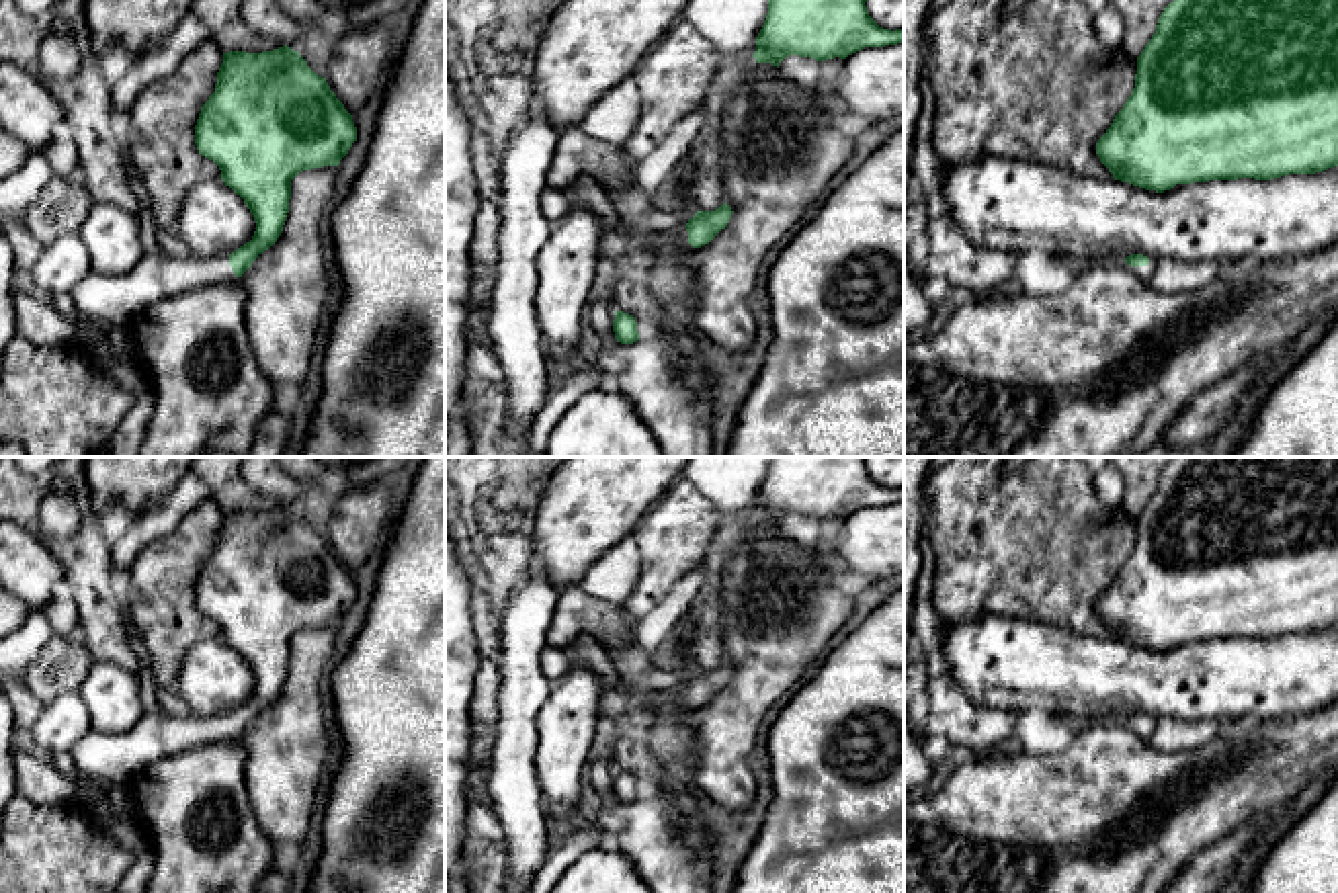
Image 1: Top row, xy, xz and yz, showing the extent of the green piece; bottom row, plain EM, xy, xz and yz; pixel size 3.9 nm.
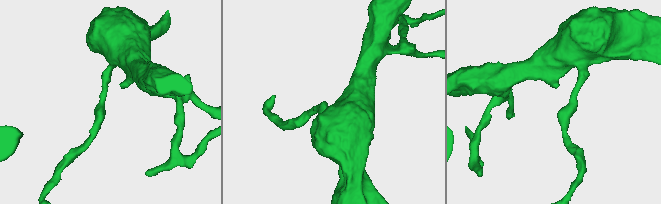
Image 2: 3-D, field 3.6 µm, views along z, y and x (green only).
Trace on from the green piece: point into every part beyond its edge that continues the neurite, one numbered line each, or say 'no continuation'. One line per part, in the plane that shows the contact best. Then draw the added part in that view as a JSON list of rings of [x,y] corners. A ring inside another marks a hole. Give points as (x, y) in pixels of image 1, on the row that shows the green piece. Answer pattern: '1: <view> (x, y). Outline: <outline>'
1: xz (632, 250). Outline: [[[600,219],[598,258],[613,260],[621,272],[641,274],[654,262],[660,246],[688,246],[686,225],[656,225],[641,233],[631,229],[623,219],[617,219],[611,225]]]

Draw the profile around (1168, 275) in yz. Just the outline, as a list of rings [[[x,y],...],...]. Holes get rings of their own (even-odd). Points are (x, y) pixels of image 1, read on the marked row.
[[[1162,258],[1152,262],[1145,281],[1156,293],[1193,293],[1213,283],[1223,266],[1219,260]]]

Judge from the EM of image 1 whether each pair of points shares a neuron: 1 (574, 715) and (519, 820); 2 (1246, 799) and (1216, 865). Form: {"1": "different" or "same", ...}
{"1": "different", "2": "different"}

